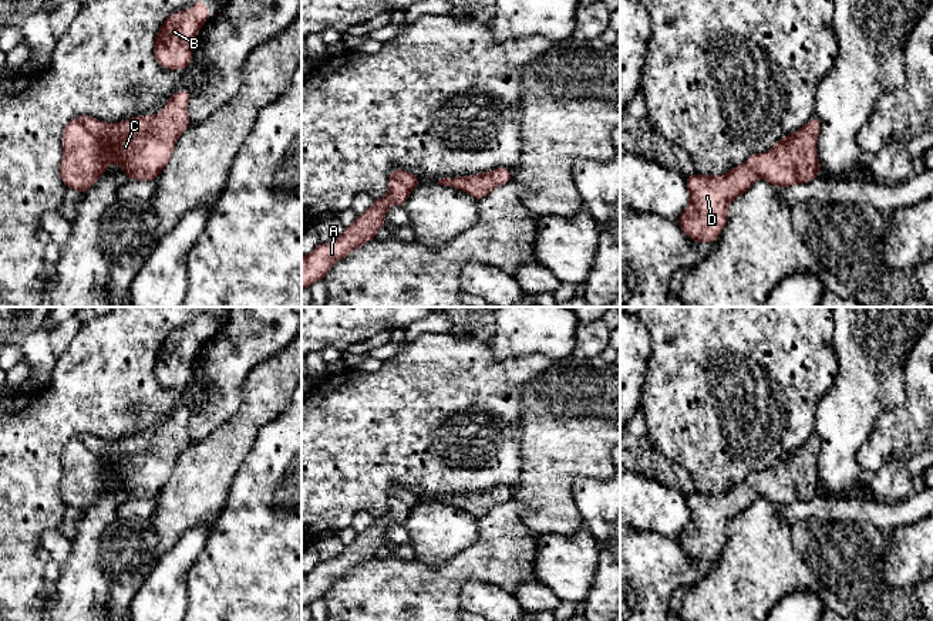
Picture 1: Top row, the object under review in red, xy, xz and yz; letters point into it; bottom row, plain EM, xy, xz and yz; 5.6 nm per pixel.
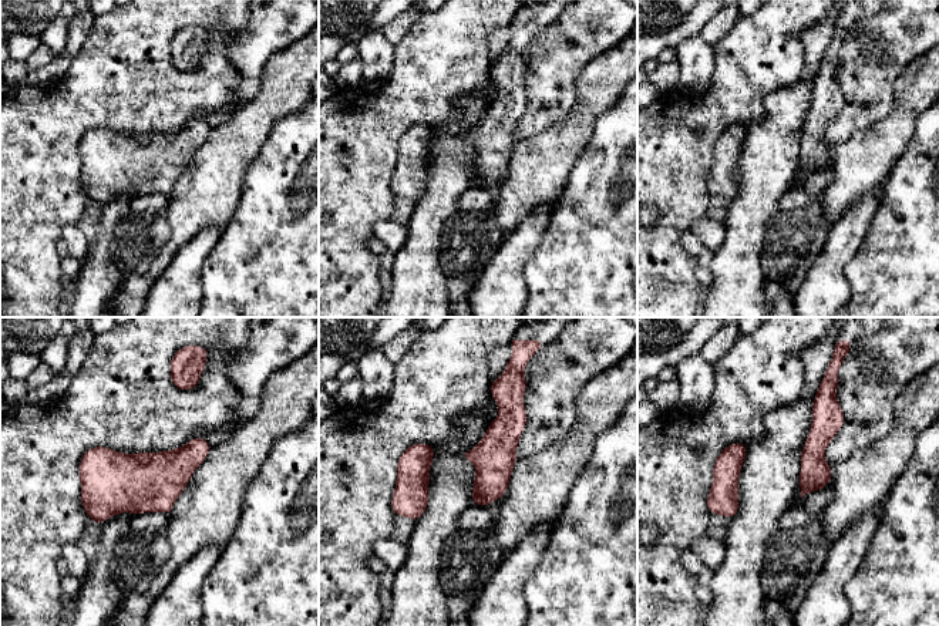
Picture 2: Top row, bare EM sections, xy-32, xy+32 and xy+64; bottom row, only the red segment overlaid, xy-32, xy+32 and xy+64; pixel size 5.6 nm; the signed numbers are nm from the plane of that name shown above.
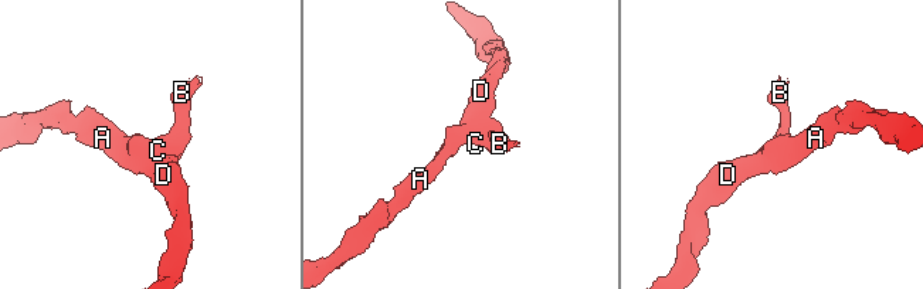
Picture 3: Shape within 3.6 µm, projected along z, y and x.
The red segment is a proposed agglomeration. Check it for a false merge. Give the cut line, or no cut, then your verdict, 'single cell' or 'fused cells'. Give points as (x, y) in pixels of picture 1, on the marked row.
no cut | single cell

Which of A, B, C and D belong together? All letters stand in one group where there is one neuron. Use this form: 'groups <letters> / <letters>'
groups A B C D

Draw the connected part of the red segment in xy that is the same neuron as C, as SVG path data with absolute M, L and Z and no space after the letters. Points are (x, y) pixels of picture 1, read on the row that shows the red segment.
M188 90L178 91L156 115L138 115L118 124L107 124L90 115L75 117L63 131L60 179L67 188L85 193L104 175L110 163L117 163L128 179L155 182L169 162L178 138L191 125L189 99Z

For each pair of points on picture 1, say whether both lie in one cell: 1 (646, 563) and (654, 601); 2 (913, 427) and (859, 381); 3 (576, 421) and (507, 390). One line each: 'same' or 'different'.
1: same
2: different
3: different

